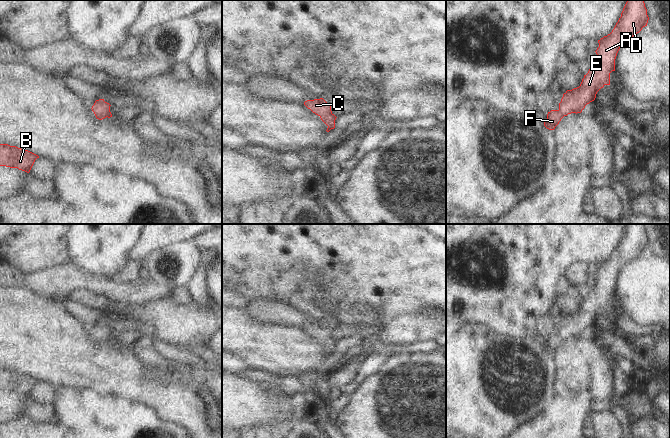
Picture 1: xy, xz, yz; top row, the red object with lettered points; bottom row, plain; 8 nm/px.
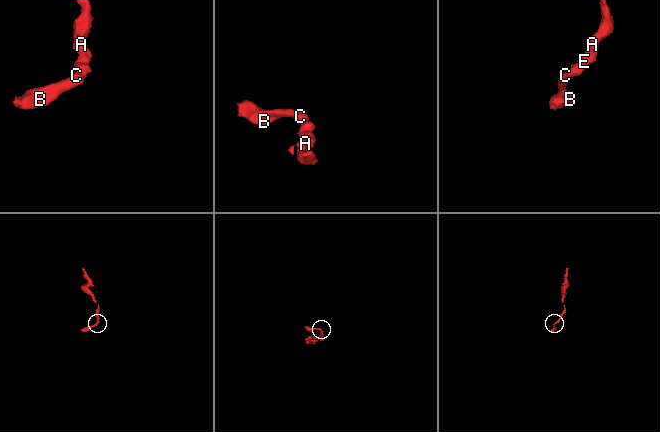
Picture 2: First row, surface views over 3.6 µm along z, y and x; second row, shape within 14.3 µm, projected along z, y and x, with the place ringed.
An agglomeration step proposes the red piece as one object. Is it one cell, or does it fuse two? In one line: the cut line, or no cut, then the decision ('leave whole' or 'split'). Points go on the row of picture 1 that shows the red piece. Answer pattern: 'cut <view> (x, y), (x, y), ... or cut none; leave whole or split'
cut none; leave whole

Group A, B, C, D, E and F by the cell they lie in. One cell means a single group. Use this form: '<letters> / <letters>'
A B C D E F

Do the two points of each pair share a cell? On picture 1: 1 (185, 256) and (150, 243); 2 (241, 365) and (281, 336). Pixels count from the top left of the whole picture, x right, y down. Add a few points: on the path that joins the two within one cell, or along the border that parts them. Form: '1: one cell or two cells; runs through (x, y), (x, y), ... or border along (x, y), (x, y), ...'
1: two cells; border along (185, 241), (153, 251), (144, 262)
2: two cells; border along (232, 352), (244, 357), (254, 368)

